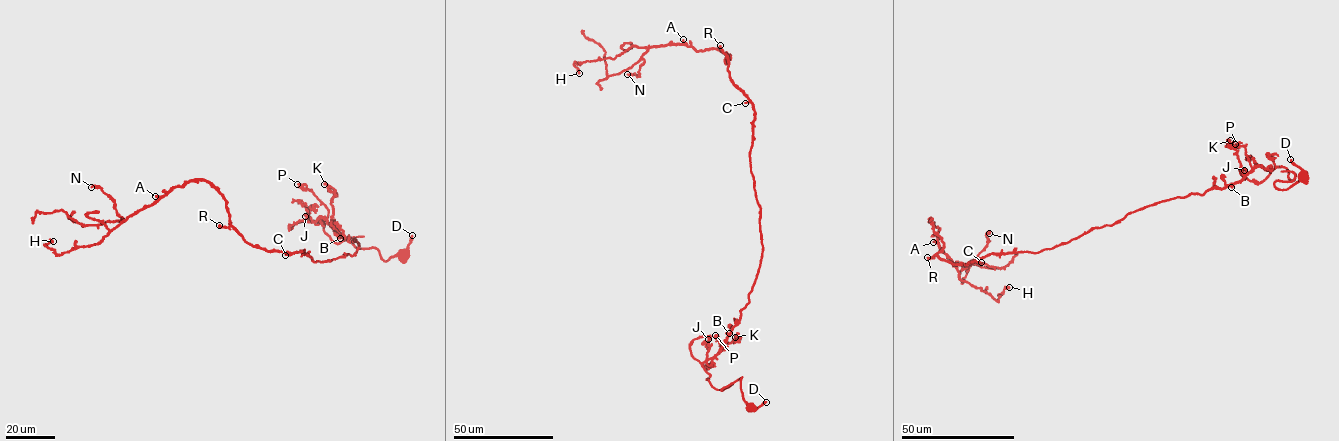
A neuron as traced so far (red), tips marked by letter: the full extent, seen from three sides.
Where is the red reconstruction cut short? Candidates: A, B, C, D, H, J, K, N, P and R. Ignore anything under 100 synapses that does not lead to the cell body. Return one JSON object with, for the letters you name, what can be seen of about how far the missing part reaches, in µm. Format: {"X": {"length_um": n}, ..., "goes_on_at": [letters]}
{"goes_on_at": []}

